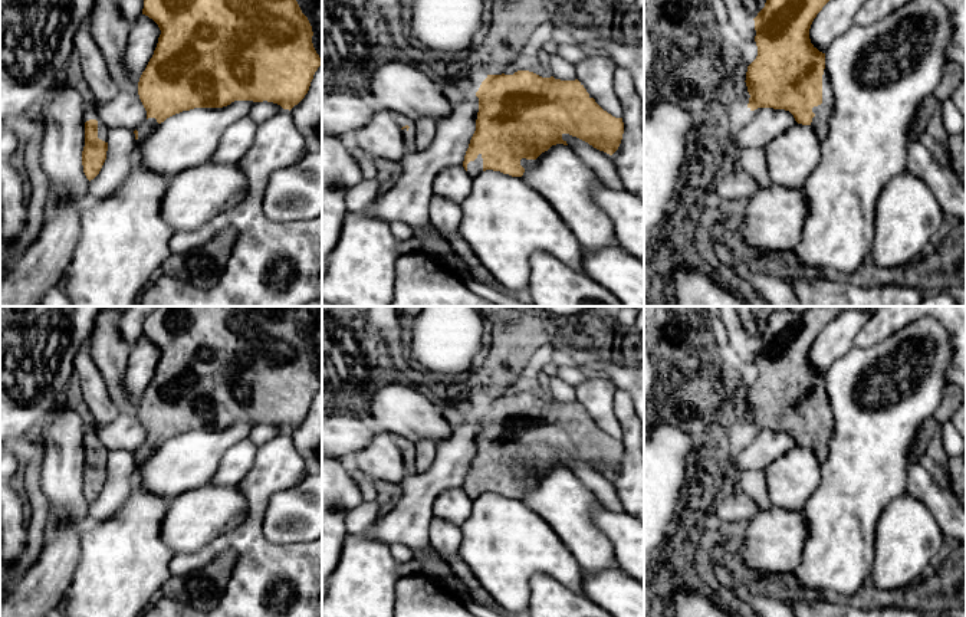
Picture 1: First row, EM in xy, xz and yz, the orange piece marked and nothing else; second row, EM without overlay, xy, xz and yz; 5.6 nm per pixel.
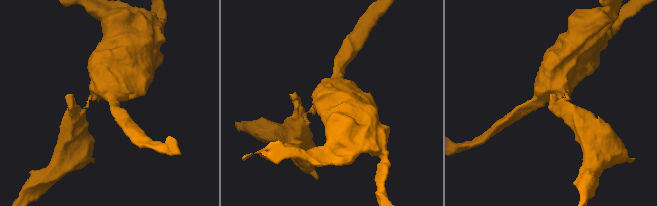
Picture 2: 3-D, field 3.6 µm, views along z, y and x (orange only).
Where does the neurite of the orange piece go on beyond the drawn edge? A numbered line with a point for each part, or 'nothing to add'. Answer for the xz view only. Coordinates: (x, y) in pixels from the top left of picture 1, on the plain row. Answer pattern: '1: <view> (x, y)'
1: xz (475, 489)

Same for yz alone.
1: yz (820, 446)

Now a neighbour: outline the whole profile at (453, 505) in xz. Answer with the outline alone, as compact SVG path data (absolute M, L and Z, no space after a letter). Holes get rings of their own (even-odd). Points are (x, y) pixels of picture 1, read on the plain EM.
M463 486L443 490L433 503L433 516L460 526L472 513L473 501Z

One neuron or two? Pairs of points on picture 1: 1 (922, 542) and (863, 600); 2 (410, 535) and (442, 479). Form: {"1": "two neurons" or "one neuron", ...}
{"1": "two neurons", "2": "one neuron"}

